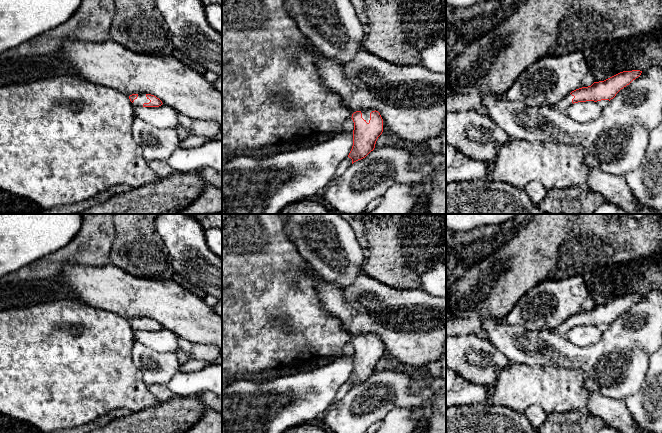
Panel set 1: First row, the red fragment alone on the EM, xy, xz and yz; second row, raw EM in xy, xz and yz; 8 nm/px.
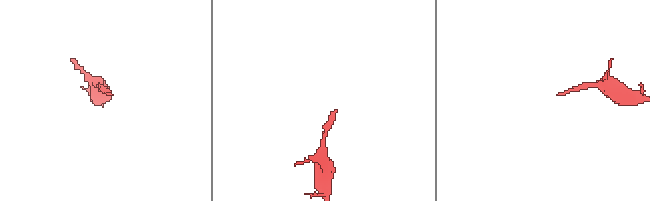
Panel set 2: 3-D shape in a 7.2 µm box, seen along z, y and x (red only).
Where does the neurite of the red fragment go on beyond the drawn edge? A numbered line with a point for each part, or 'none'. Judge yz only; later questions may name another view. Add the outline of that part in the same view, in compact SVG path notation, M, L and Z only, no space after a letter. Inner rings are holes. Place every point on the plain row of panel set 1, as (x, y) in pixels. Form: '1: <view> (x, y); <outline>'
1: yz (565, 327); M571 318L567 319L565 322L563 322L560 326L558 326L554 332L560 336L565 336L573 327L572 323L574 320Z

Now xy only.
1: xy (141, 323); M146 317L138 318L138 321L132 327L134 331L142 331L144 327L149 327L150 324L146 321Z

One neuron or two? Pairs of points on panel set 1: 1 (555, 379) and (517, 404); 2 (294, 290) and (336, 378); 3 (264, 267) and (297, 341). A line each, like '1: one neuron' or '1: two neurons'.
1: one neuron
2: two neurons
3: one neuron

